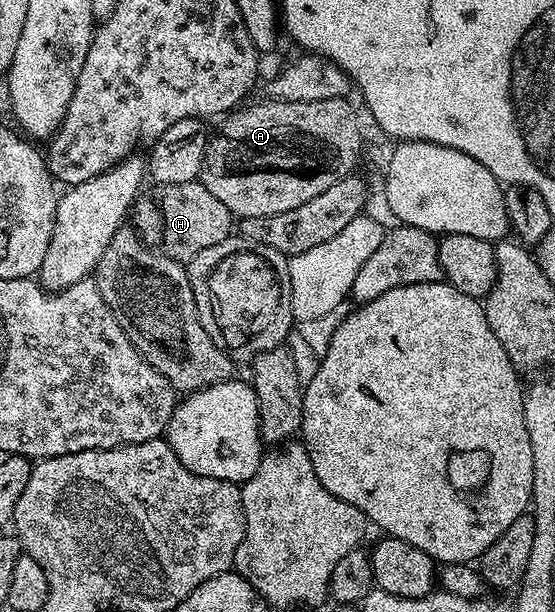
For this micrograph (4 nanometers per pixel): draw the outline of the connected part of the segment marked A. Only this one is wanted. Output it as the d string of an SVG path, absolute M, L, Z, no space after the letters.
M263 98L260 104L248 103L232 111L222 121L223 133L207 141L201 183L213 198L225 202L235 218L285 214L285 210L325 194L333 182L341 182L341 178L356 171L355 163L363 152L363 132L349 101L325 98L321 102L285 102Z

